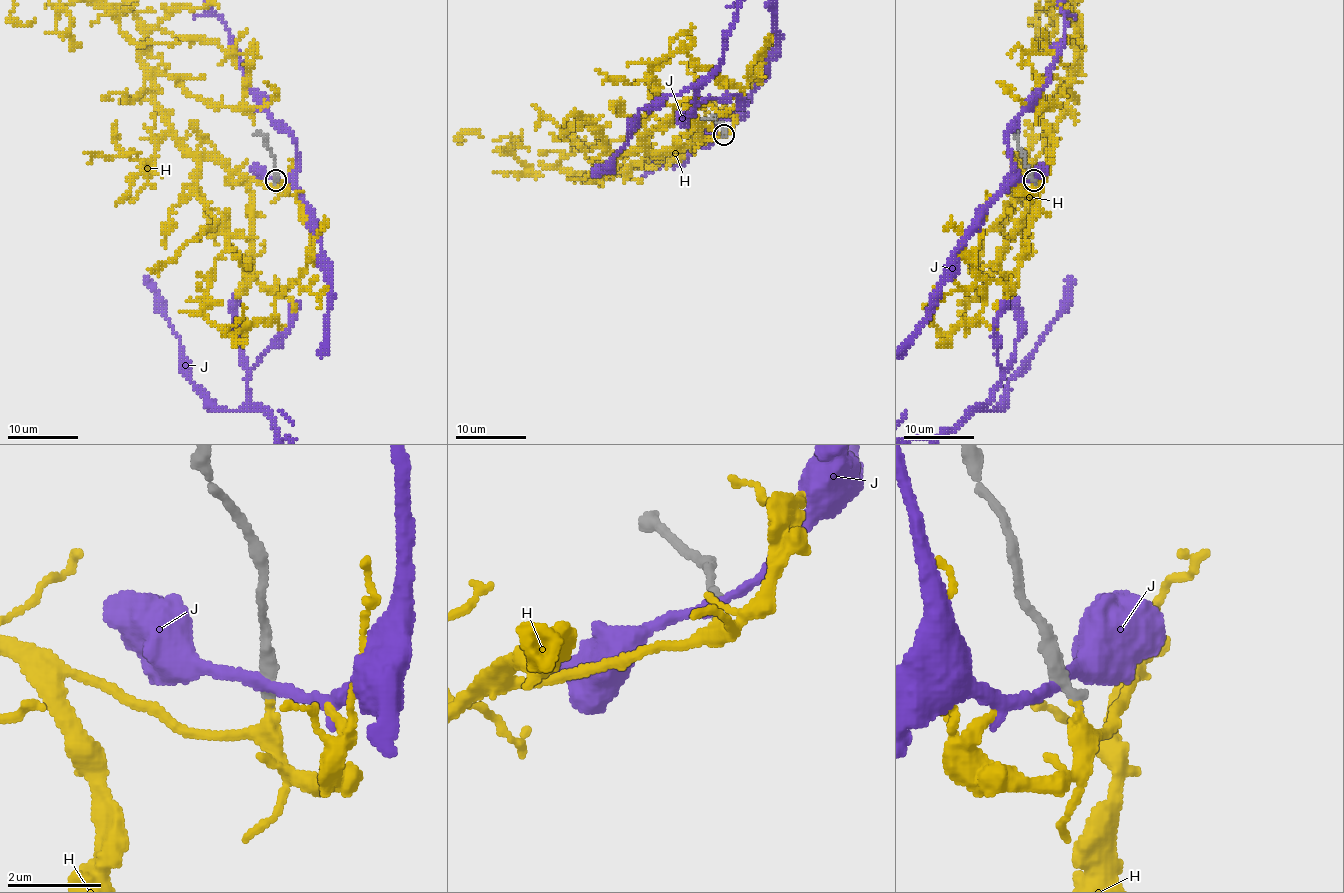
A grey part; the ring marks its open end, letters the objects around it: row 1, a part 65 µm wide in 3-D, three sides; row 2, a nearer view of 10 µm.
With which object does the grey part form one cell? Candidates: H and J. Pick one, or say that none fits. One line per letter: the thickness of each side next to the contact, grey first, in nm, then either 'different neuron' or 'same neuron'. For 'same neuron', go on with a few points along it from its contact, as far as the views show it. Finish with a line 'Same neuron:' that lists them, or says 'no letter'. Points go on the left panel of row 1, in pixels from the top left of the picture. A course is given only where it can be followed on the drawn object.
H: calibres 300 and 200 nm; same neuron
J: calibres 360 and 240 nm; different neuron
Same neuron: H

